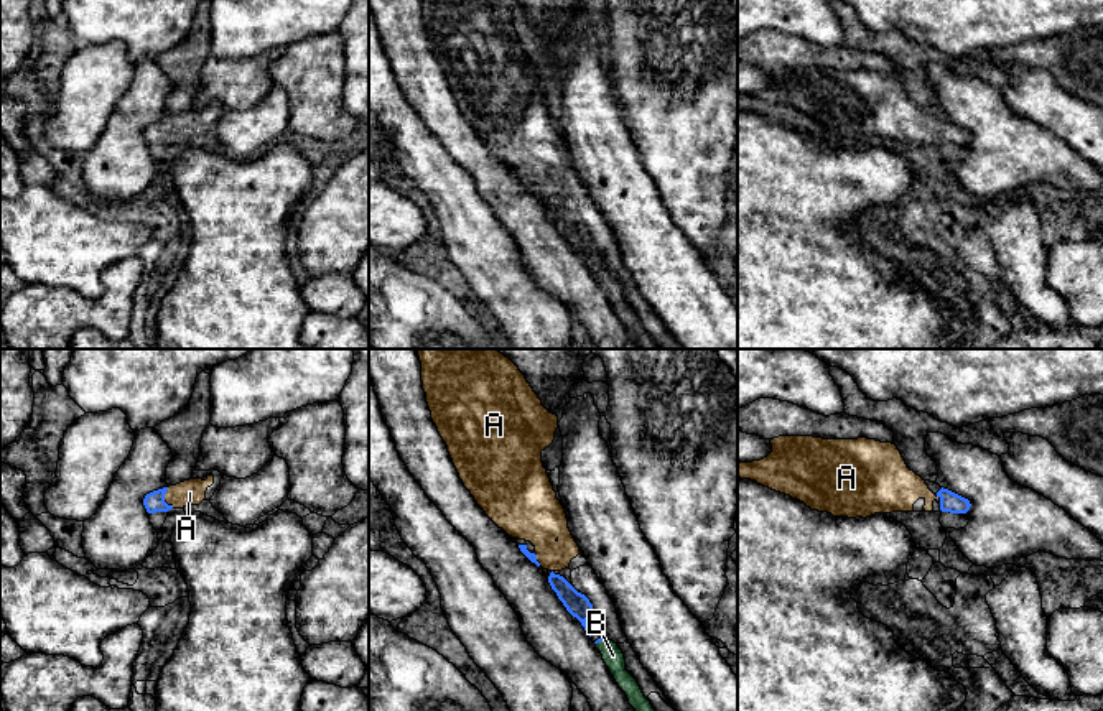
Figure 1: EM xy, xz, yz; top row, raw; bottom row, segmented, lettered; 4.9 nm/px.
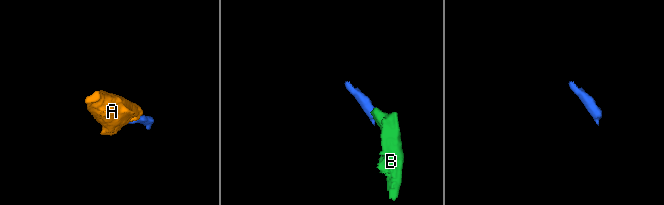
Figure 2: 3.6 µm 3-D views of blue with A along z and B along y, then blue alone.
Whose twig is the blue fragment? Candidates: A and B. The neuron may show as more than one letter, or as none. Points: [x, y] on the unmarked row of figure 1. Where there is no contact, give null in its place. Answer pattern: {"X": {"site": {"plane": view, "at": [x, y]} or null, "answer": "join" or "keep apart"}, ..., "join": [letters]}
{"A": {"site": {"plane": "xy", "at": [163, 130]}, "answer": "join"}, "B": {"site": {"plane": "xz", "at": [600, 272]}, "answer": "keep apart"}, "join": ["A"]}

